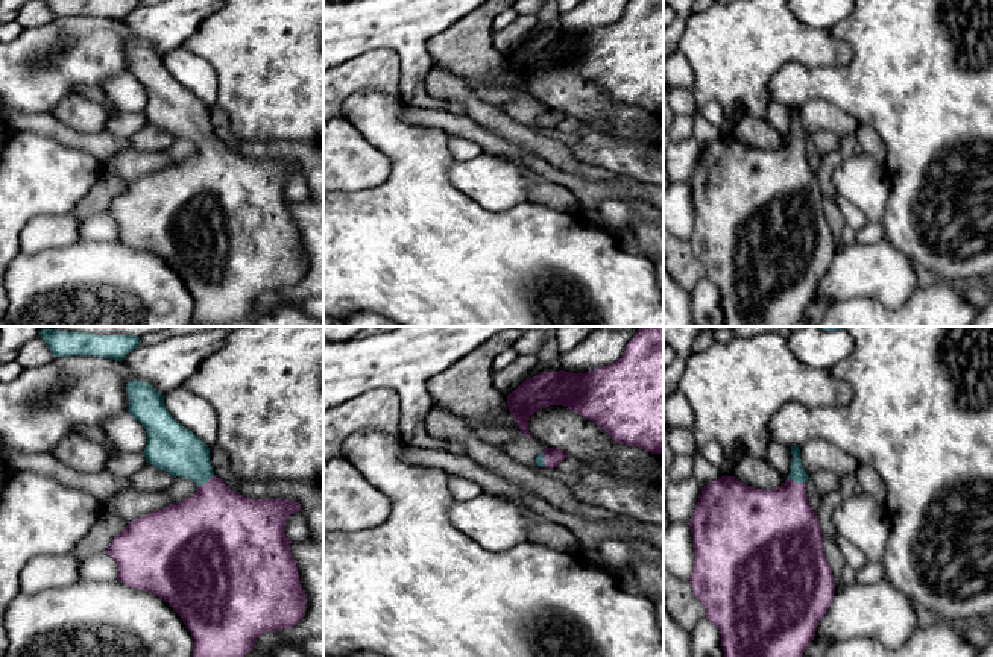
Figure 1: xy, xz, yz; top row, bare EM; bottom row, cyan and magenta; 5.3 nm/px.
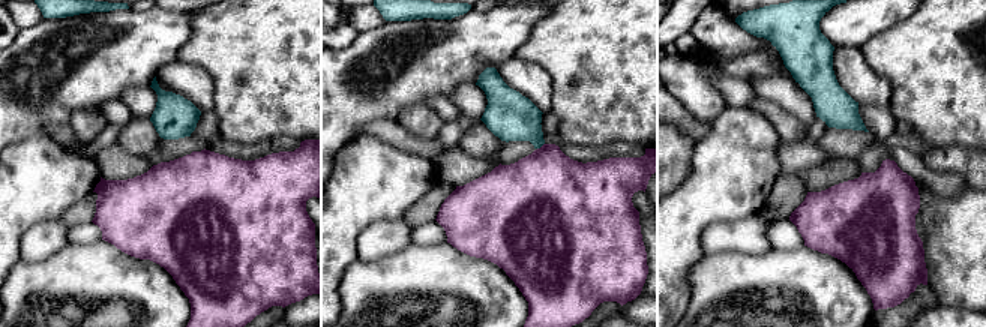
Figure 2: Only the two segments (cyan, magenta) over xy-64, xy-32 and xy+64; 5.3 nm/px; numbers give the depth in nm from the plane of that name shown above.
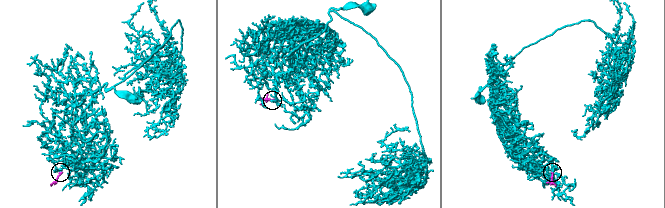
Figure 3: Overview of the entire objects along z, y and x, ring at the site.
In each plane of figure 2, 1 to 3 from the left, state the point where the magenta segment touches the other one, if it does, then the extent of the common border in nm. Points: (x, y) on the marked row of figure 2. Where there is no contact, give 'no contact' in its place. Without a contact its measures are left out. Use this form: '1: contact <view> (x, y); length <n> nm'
1: no contact
2: contact xy-32 (541, 146); length 50 nm
3: no contact

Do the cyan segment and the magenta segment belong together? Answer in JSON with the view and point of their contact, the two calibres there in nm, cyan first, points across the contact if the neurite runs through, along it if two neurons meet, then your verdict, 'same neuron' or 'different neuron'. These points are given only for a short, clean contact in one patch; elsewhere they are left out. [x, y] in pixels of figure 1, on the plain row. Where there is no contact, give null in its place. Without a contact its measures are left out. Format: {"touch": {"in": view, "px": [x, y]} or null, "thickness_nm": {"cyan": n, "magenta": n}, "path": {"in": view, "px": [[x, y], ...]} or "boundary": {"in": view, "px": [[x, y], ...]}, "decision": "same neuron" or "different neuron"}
{"touch": {"in": "xy", "px": [205, 141]}, "thickness_nm": {"cyan": 260, "magenta": 420}, "path": {"in": "xy", "px": [[172, 108], [205, 141], [213, 155], [216, 187]]}, "decision": "same neuron"}

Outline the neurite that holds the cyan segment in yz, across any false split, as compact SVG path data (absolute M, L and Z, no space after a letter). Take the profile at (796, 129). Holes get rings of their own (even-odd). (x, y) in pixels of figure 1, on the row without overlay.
M790 108L793 120L782 147L761 150L721 137L701 149L689 182L695 212L689 243L720 290L723 326L796 326L835 255L821 188L806 158L800 109Z

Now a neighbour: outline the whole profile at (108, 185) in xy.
M102 171L87 196L73 208L73 215L85 220L108 209L111 200L126 188L128 182L114 173Z

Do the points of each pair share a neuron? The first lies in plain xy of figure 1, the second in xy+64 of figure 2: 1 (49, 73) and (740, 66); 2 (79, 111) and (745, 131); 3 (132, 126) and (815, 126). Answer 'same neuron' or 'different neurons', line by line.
1: same neuron
2: same neuron
3: same neuron

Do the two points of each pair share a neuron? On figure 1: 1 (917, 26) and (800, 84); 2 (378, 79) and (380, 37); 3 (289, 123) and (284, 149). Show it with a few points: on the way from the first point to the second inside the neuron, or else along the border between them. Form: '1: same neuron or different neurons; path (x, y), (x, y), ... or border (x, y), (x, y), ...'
1: same neuron; path (888, 55), (861, 82), (829, 82)
2: different neurons; border (346, 61), (392, 49), (403, 75)
3: different neurons; border (251, 140), (304, 140), (307, 143)

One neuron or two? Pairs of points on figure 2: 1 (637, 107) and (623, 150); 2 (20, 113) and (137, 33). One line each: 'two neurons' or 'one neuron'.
1: two neurons
2: one neuron

